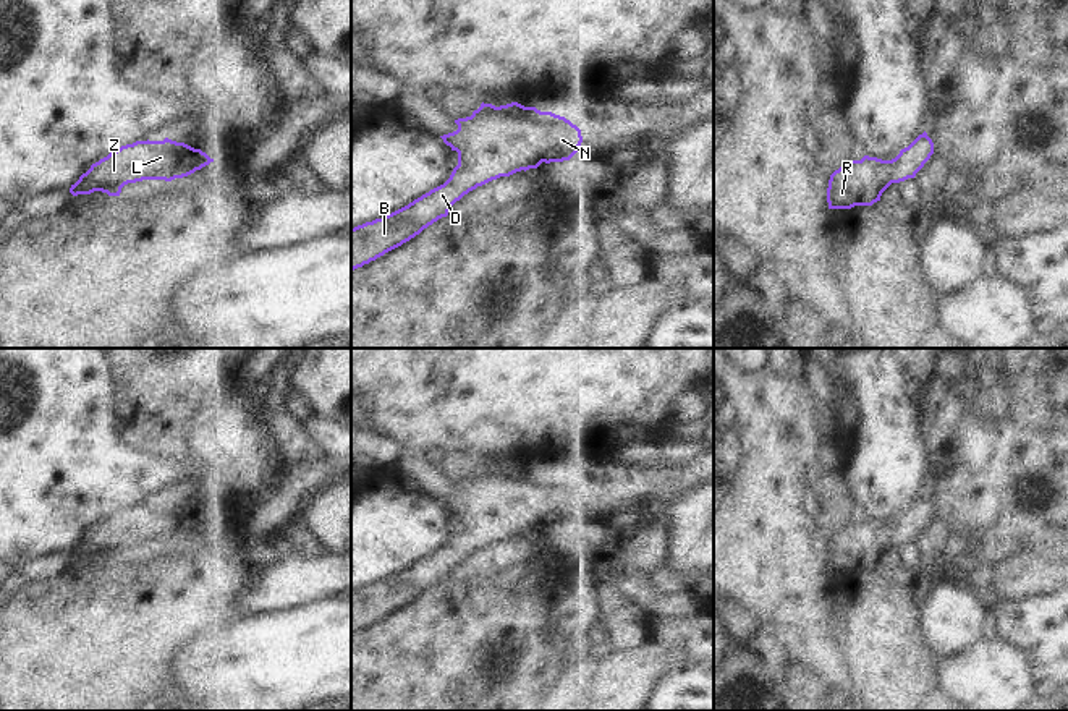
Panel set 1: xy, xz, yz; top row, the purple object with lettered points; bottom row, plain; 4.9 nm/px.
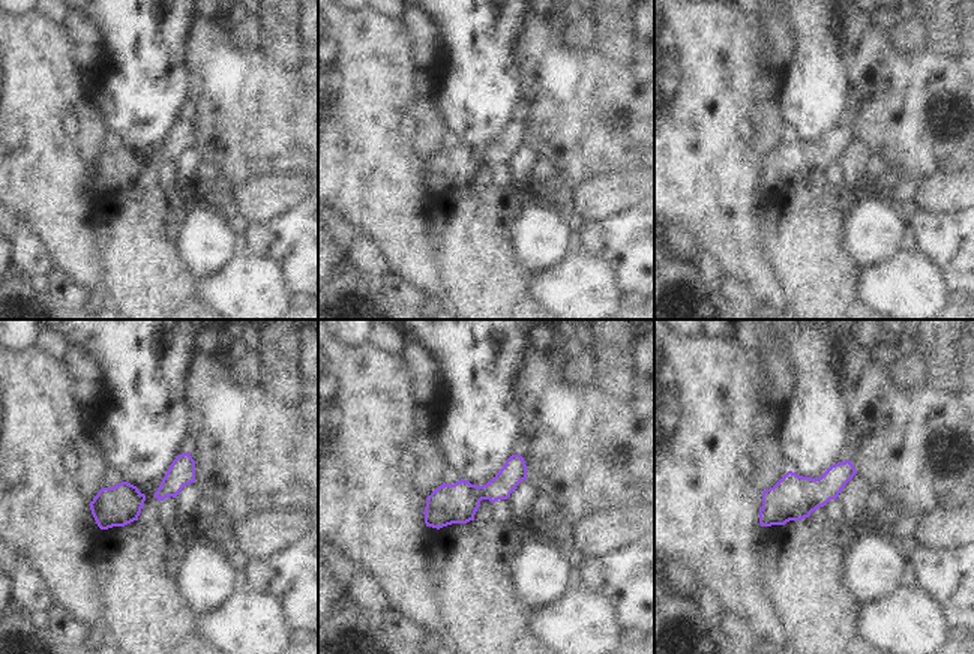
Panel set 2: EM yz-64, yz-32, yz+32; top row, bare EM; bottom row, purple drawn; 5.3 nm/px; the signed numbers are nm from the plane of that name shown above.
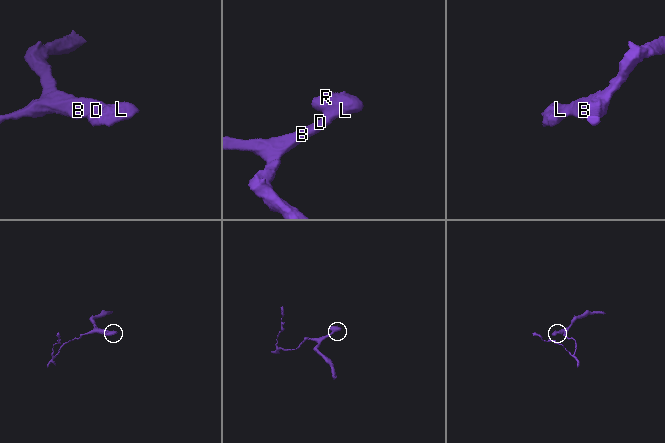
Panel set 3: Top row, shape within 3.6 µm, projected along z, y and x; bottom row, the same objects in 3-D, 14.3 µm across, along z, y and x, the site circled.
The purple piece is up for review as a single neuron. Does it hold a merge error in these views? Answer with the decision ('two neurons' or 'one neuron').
one neuron

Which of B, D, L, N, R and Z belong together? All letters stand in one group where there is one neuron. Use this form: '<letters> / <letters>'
B D L N R Z

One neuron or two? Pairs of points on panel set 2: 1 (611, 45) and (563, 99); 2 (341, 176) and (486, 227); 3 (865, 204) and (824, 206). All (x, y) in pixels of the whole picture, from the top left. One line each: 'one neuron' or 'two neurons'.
1: two neurons
2: two neurons
3: two neurons

